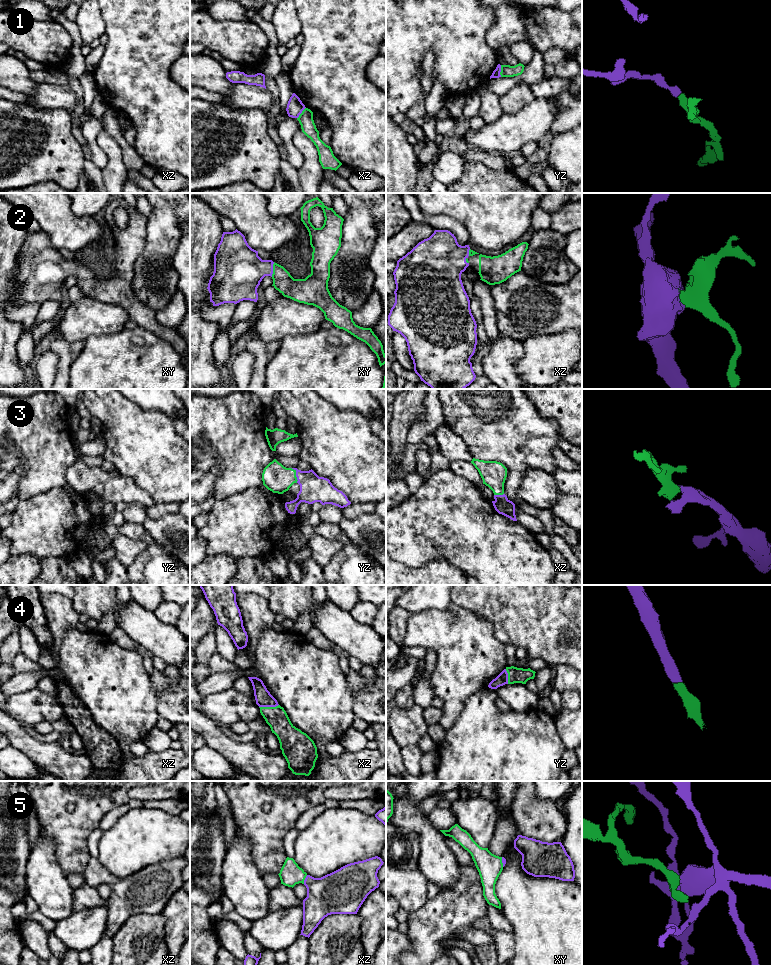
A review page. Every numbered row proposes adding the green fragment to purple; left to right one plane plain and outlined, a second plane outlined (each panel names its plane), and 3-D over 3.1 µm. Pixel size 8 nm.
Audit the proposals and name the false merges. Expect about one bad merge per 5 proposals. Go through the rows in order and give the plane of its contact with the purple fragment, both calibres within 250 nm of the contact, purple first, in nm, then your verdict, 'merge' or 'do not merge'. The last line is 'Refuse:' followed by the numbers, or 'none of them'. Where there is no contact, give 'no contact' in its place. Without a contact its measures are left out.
1: yz | 60/100 nm | do not merge
2: xy | 360/180 nm | merge
3: yz | 220/220 nm | merge
4: xz | 130/180 nm | merge
5: xz | 320/180 nm | merge
Refuse: 1

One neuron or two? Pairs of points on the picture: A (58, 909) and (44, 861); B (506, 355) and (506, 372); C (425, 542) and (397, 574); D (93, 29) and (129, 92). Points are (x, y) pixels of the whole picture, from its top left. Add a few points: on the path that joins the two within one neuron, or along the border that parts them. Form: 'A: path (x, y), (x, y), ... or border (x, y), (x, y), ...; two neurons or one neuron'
A: path (54, 897), (45, 880), (44, 873); one neuron
B: path (506, 359), (506, 368); one neuron
C: border (396, 561), (410, 567), (420, 567), (427, 564); two neurons
D: border (100, 10), (105, 25), (105, 32); two neurons

